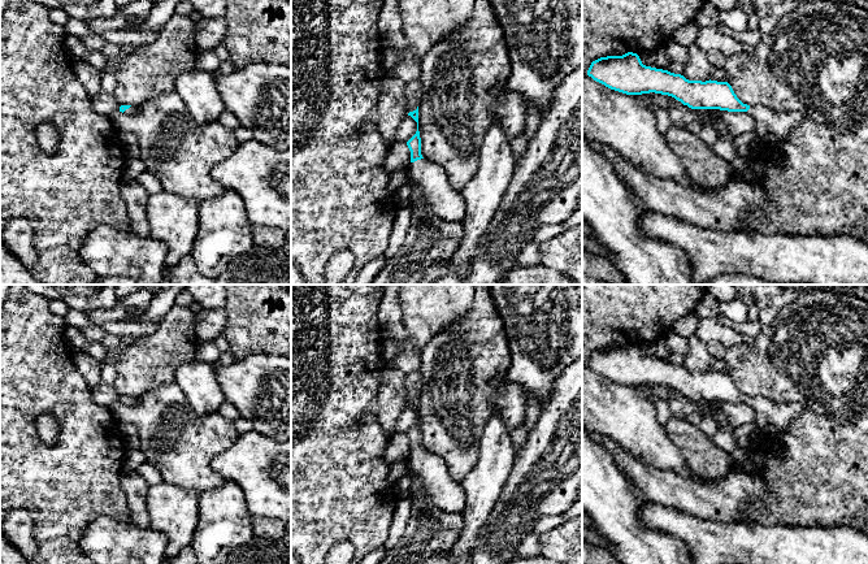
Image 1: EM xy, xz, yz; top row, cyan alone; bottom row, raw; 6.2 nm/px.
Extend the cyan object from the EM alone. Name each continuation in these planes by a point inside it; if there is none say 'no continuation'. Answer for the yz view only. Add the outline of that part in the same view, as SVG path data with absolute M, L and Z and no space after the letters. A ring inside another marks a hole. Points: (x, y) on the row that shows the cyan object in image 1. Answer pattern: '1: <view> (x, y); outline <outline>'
1: yz (773, 126); outline M750 105L747 113L754 117L760 139L769 143L787 139L790 131L806 120L798 110L778 112L763 105Z

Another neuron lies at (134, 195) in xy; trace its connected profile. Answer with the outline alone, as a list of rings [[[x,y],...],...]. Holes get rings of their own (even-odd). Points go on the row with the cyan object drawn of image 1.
[[[136,179],[123,181],[120,191],[127,208],[130,230],[139,237],[149,237],[151,227],[146,212],[149,194]]]

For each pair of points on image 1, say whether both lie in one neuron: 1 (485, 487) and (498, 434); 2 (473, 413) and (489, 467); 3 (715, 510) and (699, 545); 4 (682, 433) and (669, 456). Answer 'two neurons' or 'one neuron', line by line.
1: one neuron
2: two neurons
3: two neurons
4: two neurons

